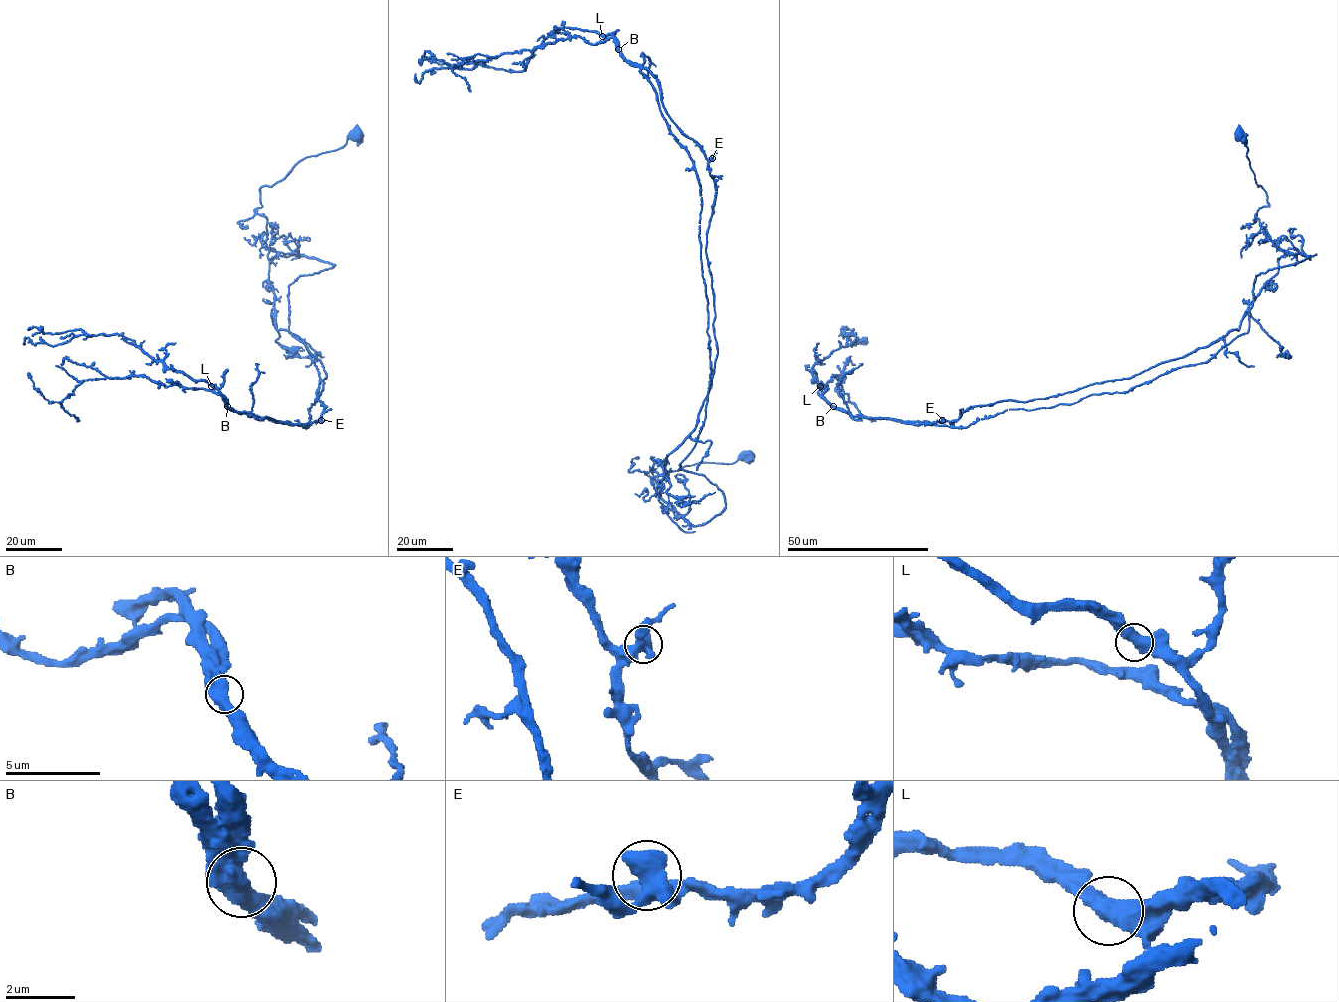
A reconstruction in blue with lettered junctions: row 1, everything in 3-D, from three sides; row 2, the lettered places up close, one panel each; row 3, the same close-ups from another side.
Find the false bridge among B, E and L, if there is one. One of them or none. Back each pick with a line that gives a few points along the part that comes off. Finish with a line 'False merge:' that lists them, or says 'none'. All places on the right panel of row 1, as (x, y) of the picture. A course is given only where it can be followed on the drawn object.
B: Course of the part to remove: (833, 406), (854, 419), (930, 424), (956, 420), (975, 406), (1131, 378), (1239, 329), (1289, 248), (1315, 253)
False merge: B

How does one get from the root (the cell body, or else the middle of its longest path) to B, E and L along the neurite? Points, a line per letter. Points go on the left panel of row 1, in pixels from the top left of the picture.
B: (356, 135), (255, 210), (270, 249), (334, 265), (288, 290), (324, 412), (227, 406)
E: (356, 135), (262, 187), (255, 210), (270, 249), (334, 265), (288, 290), (289, 332), (326, 373), (321, 420)
L: (356, 135), (255, 210), (270, 249), (334, 265), (288, 290), (324, 412), (257, 419), (211, 386)

